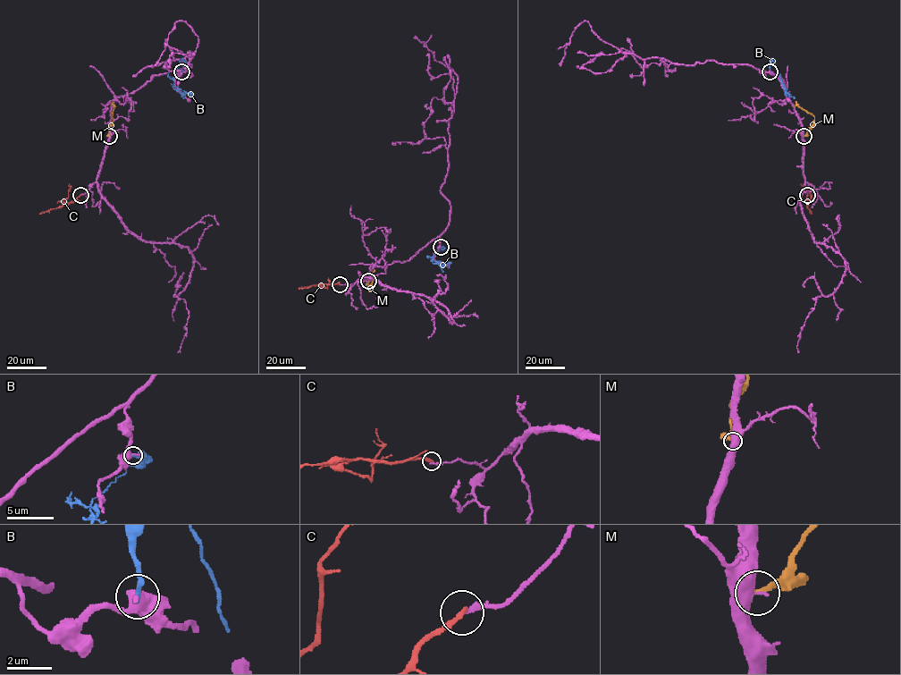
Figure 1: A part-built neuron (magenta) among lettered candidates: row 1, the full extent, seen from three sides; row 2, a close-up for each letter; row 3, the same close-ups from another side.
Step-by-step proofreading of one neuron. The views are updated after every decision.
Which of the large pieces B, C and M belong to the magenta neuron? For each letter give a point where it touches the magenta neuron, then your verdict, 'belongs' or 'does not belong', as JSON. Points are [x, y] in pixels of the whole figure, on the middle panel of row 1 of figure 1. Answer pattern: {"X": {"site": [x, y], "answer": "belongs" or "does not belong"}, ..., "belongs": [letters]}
{"B": {"site": [441, 247], "answer": "does not belong"}, "C": {"site": [340, 284], "answer": "does not belong"}, "M": {"site": [368, 281], "answer": "does not belong"}, "belongs": []}

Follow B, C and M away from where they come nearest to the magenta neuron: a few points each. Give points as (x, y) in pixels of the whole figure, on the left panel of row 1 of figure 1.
B: (181, 71), (184, 61), (181, 58), (172, 78), (173, 88), (189, 95)
C: (80, 194), (71, 202), (62, 201), (68, 197), (69, 183)
M: (109, 136), (112, 112), (115, 106)

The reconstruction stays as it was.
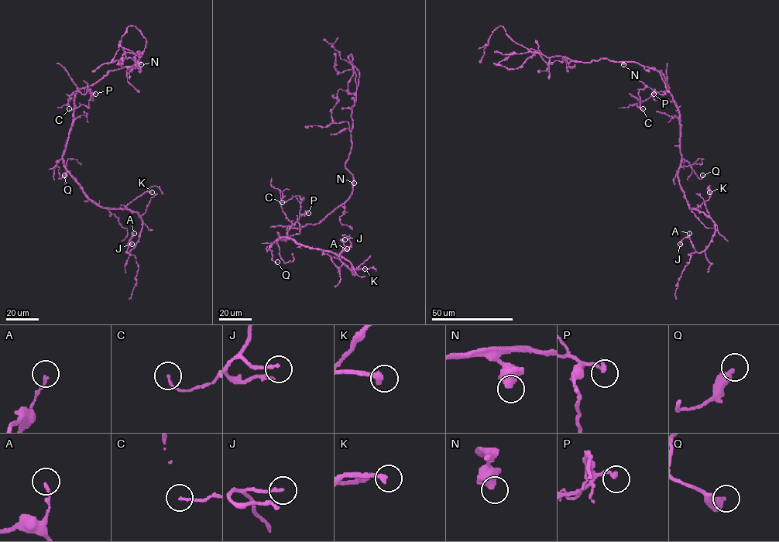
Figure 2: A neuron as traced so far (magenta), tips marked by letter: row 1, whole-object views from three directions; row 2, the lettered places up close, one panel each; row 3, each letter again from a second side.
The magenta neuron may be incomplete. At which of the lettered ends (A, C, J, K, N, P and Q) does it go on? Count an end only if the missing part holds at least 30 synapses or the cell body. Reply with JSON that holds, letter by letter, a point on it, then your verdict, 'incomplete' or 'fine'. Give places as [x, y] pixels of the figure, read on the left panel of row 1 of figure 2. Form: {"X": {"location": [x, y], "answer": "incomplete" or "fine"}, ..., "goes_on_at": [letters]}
{"A": {"location": [134, 233], "answer": "fine"}, "C": {"location": [69, 108], "answer": "fine"}, "J": {"location": [132, 244], "answer": "fine"}, "K": {"location": [152, 192], "answer": "fine"}, "N": {"location": [141, 64], "answer": "fine"}, "P": {"location": [95, 94], "answer": "fine"}, "Q": {"location": [64, 175], "answer": "fine"}, "goes_on_at": []}

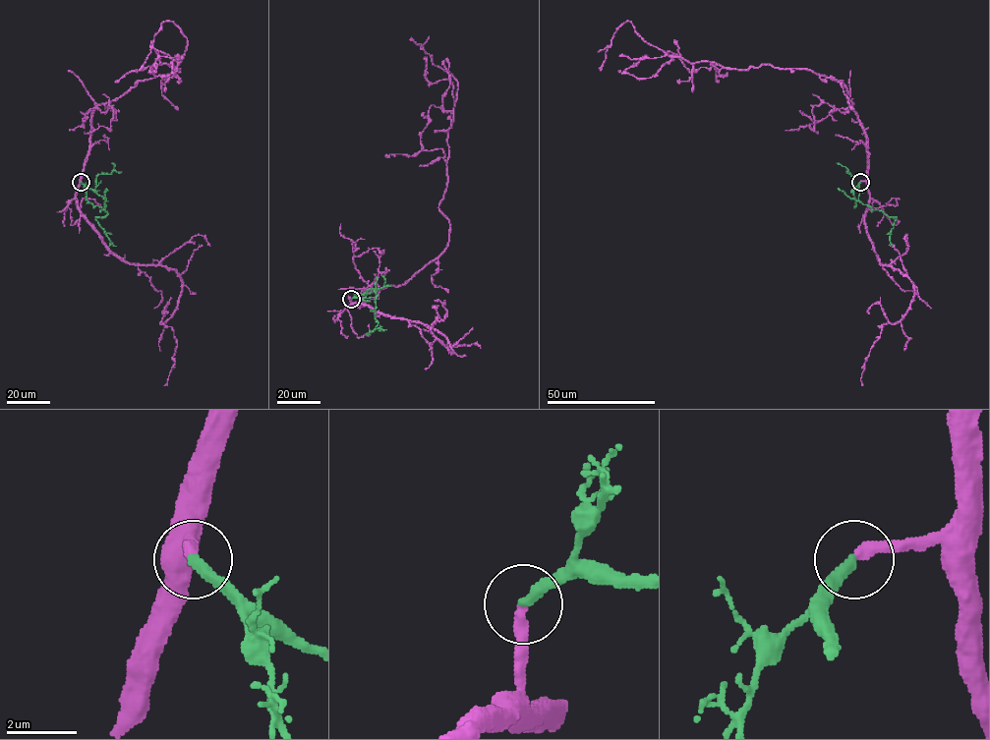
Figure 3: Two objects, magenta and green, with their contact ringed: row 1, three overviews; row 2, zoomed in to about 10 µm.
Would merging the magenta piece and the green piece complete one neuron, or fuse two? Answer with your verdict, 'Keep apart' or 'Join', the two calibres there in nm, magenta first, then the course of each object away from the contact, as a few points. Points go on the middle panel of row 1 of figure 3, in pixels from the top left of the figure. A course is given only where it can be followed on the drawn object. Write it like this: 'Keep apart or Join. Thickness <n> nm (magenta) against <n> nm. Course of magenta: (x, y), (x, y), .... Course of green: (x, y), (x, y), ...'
Join. Thickness 320 nm (magenta) against 320 nm. Course of magenta: (351, 299), (359, 306), (367, 291), (403, 285), (449, 238), (438, 202), (447, 186), (458, 83), (409, 39). Course of green: (351, 299), (376, 297), (375, 318), (378, 323), (366, 334), (377, 328), (386, 329)

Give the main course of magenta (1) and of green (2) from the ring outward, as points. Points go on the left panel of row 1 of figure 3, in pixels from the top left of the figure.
1: (81, 182), (96, 106), (179, 69), (168, 65), (177, 70), (188, 40), (172, 22), (162, 23), (139, 70)
2: (81, 182), (105, 199), (104, 210), (107, 214), (95, 217), (116, 246)

